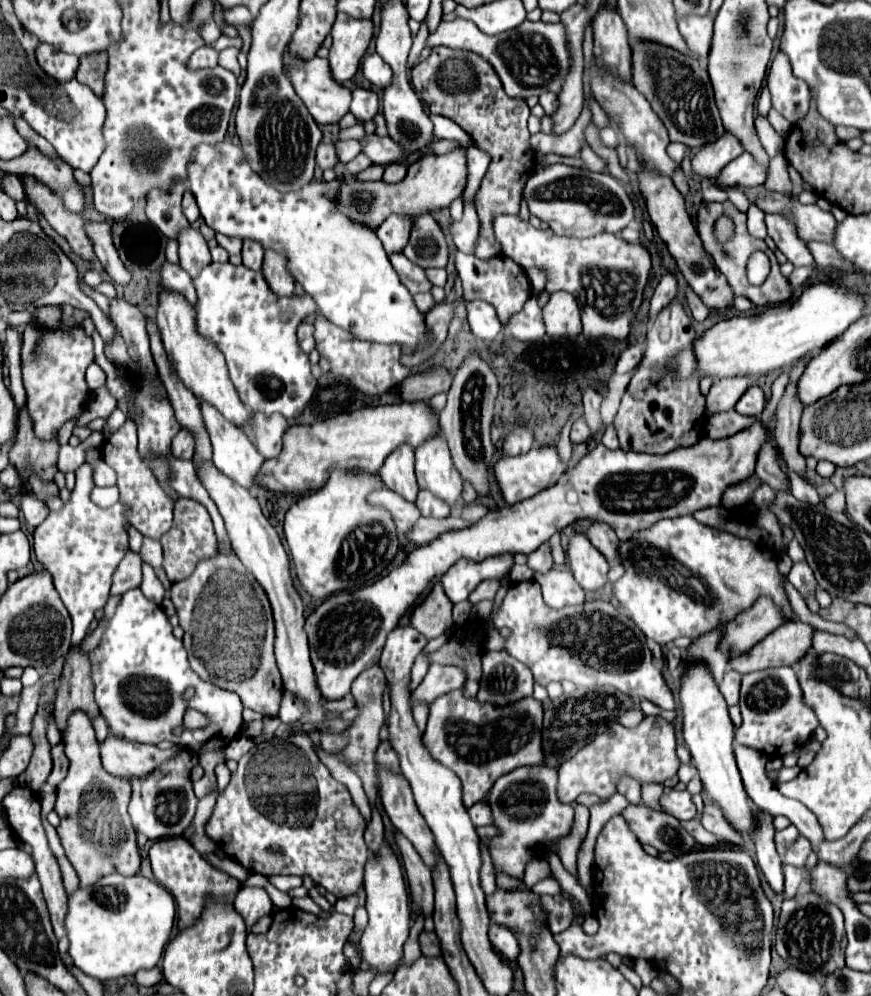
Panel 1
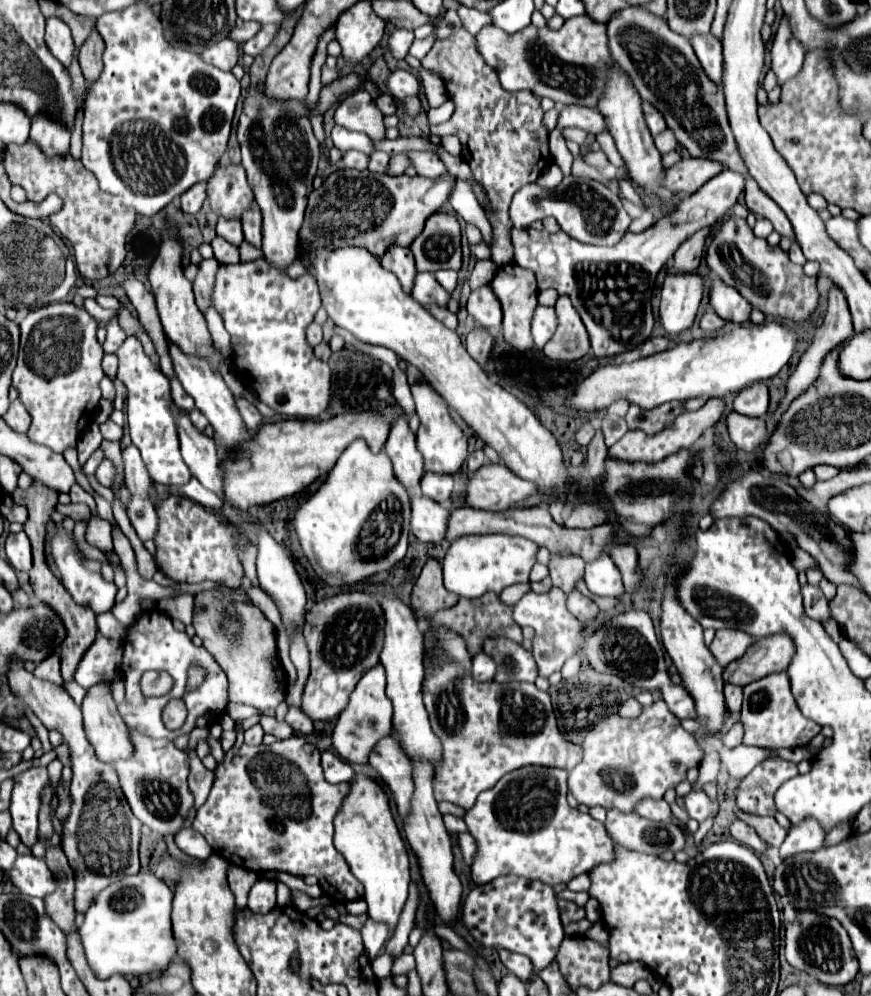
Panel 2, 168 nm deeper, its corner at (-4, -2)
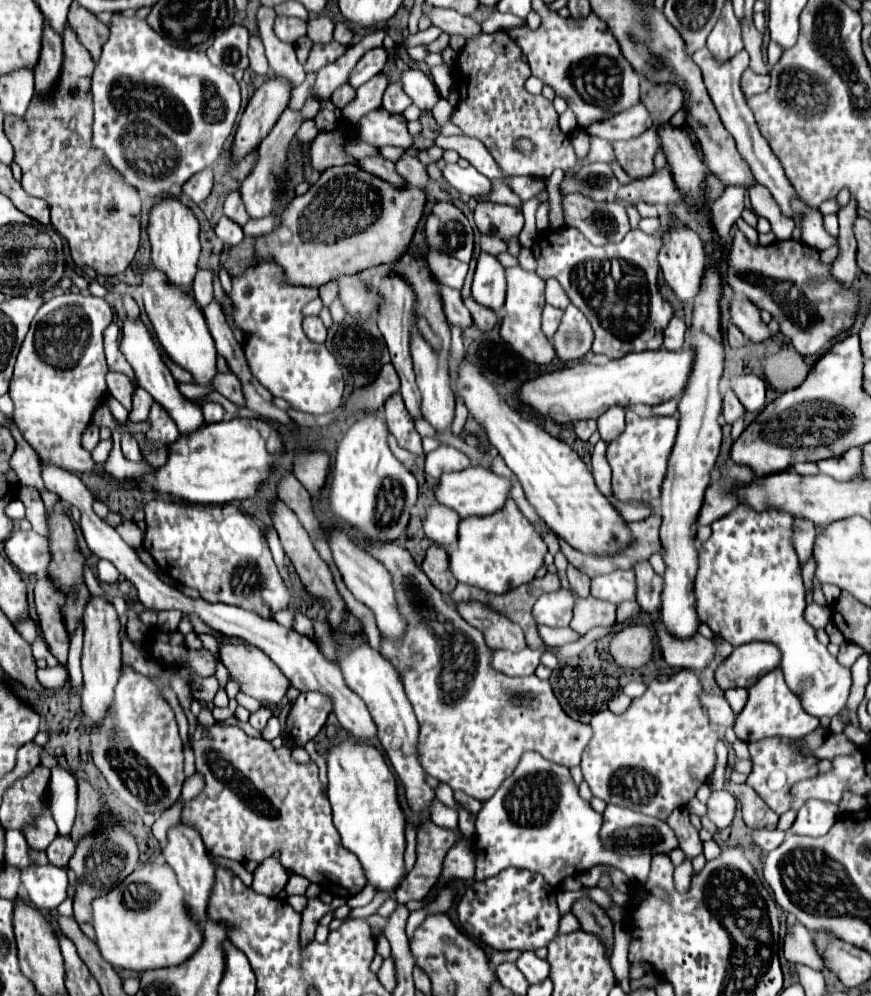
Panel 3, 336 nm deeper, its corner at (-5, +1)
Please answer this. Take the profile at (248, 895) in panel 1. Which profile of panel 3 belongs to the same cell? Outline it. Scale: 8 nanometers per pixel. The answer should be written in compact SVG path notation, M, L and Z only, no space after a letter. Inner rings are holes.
M271 857L271 859L265 859L255 869L251 889L257 891L259 895L265 895L265 897L277 897L283 891L287 879L289 879L289 875L281 867L281 863L277 861L277 857Z

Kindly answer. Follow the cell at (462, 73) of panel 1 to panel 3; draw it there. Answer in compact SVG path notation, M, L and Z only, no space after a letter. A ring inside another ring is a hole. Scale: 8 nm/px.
M505 31L491 35L475 35L467 39L465 47L457 55L457 89L459 105L451 113L451 122L467 137L479 139L493 155L495 163L505 177L529 175L549 179L553 169L569 169L577 157L571 139L559 129L553 103L543 95L531 95L525 91L525 81L531 71L521 55L521 49L507 37ZM517 139L529 139L535 147L525 155L515 149Z

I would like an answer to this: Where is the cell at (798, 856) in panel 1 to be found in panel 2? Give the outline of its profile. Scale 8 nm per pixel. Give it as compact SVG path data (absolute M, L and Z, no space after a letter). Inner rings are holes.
M806 818L804 822L800 822L788 830L788 836L780 846L780 856L788 858L788 856L798 854L798 852L818 850L818 848L822 848L824 838L826 838L826 832L818 824L818 820Z

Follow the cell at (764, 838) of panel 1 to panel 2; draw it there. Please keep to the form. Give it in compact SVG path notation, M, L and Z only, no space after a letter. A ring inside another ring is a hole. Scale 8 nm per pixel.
M766 758L740 782L736 794L738 808L758 816L774 816L774 792L794 776L798 776L798 766L794 762Z

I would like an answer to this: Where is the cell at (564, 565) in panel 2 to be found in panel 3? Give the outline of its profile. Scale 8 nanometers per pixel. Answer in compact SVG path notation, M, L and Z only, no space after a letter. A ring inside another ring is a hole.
M573 565L567 567L567 579L569 579L569 585L571 589L579 595L579 597L587 597L589 595L589 589L587 589L587 575L577 571Z

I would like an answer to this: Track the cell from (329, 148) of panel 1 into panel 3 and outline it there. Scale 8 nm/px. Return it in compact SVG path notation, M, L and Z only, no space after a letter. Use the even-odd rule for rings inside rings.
M379 155L359 159L359 167L363 167L365 171L371 171L373 175L385 179L387 183L391 183L391 185L395 185L395 187L405 187L405 185L407 185L407 181L395 173L393 161L387 161L387 159L379 157Z

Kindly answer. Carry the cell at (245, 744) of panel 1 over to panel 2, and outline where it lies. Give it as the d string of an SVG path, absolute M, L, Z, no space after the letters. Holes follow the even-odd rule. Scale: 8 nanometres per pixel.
M254 724L252 728L248 728L244 732L244 740L246 744L262 744L262 736L264 736L264 730L260 724Z

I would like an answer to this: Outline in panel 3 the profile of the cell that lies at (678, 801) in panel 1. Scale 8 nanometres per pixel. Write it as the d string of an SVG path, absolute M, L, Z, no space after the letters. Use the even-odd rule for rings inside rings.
M725 789L713 791L709 795L709 799L707 799L707 817L719 829L723 829L723 827L727 827L733 821L735 807L737 807L737 801L735 801L735 797L729 791L725 791Z

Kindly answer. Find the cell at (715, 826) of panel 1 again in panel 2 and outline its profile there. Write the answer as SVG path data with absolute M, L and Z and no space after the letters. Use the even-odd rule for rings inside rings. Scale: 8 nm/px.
M734 820L734 822L732 822L732 826L730 826L730 834L732 834L732 838L734 838L734 840L738 840L740 844L744 844L744 846L752 848L752 850L754 850L754 852L758 852L758 854L762 854L762 852L766 852L766 850L768 850L766 842L764 842L764 840L760 840L760 836L756 834L756 830L752 830L752 826L748 826L746 822Z

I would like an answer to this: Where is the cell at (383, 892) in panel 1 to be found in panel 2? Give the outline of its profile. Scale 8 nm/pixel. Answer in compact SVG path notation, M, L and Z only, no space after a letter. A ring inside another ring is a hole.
M354 774L350 780L350 790L334 818L334 848L346 858L352 874L364 884L368 916L386 922L390 930L394 930L408 898L408 852L388 806L388 796L384 788L370 776Z

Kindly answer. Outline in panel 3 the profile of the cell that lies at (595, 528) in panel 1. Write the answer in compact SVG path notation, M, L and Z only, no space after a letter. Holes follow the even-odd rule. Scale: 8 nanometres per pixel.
M649 561L637 563L633 567L637 577L637 603L645 613L657 613L661 607L661 587L663 579L653 571Z

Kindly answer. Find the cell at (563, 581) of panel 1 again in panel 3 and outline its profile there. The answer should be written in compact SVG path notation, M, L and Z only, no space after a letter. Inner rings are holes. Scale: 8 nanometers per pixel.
M591 595L585 599L577 599L573 607L571 629L581 637L593 627L611 627L615 623L615 605L609 601L593 599Z

